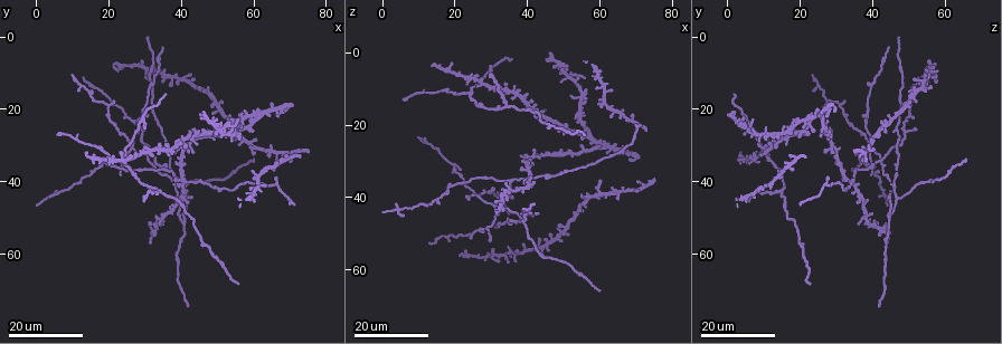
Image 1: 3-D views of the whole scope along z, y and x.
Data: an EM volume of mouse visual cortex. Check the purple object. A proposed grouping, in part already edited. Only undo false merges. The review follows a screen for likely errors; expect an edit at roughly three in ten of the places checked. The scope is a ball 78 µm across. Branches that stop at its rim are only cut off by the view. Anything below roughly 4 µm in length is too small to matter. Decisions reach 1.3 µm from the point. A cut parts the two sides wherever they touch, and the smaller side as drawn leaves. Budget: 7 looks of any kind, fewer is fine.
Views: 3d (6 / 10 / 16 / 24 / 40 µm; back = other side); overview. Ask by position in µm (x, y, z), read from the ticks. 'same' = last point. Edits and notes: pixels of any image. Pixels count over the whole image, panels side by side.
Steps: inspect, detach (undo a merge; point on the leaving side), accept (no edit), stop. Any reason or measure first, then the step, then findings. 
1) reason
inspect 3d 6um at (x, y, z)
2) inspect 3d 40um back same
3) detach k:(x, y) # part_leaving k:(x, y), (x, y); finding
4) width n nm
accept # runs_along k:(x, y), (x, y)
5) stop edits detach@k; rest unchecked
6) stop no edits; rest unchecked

a fork
inspect 3d 16um at (34.0, 43.0, 15.5)

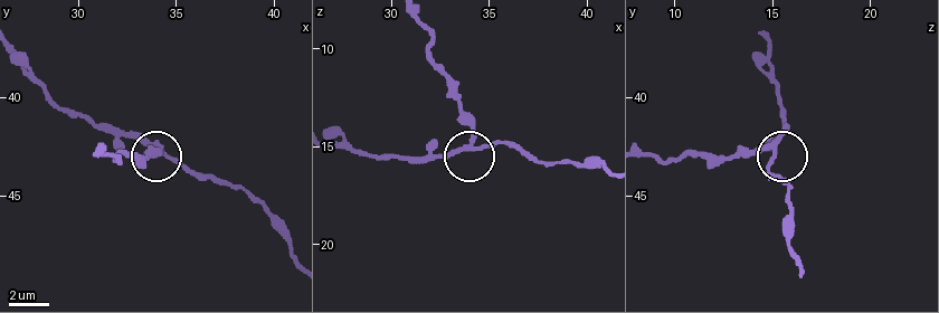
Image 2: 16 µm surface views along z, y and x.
inspect 3d 10um at (34.1, 42.7, 15.0)

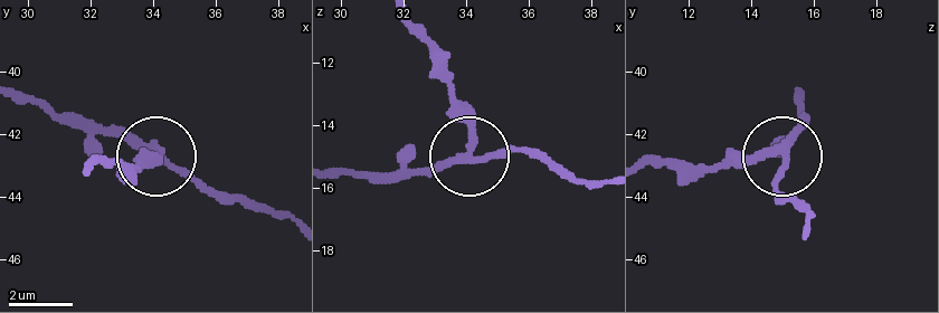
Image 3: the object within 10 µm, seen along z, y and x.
arms 3
detach 3:(457, 113) # part_leaving 3:(463, 157), (468, 111), (453, 72), (410, 24); a second neuron is stuck on

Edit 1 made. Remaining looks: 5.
inspect overview

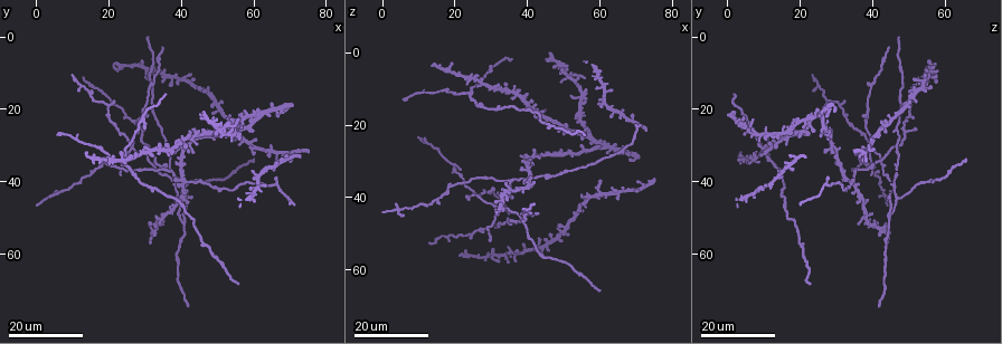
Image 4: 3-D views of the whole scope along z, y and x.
inspect 3d 24um at (32.5, 35.0, 43.0)

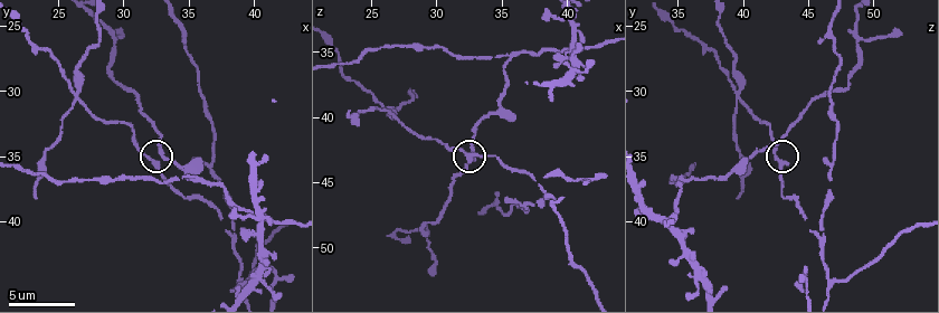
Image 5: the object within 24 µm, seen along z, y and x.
inspect 3d 6um at (32.0, 35.2, 42.6)

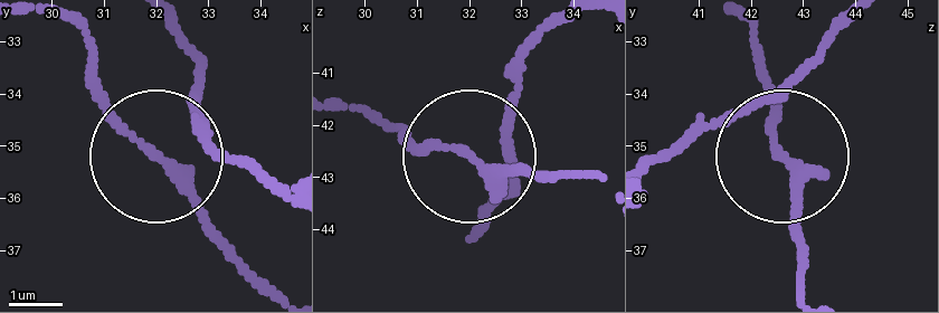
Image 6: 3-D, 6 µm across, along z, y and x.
arms 4
accept # continuous, no second neuron

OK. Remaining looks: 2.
inspect 3d 10um at (35.6, 36.8, 35.4)

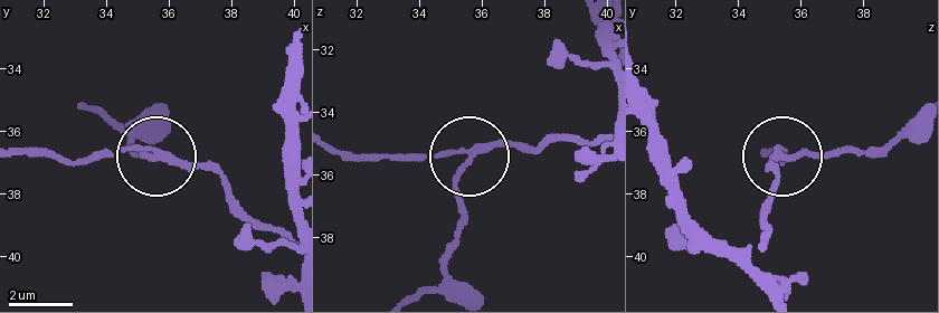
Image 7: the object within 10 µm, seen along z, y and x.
inspect 3d 10um back at (35.5, 36.7, 35.6)

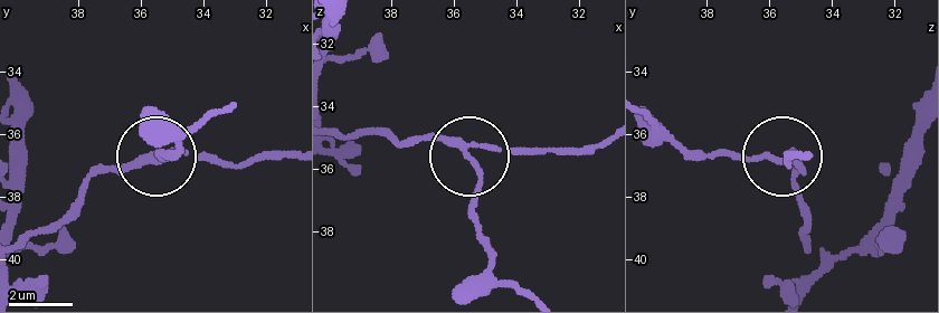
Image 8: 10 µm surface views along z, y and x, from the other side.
width 180 nm
accept # all the same neuron

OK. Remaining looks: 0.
stop edits detach@3; rest unchecked

